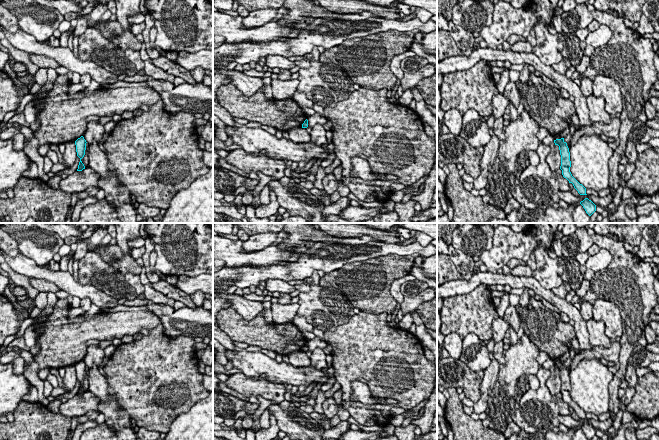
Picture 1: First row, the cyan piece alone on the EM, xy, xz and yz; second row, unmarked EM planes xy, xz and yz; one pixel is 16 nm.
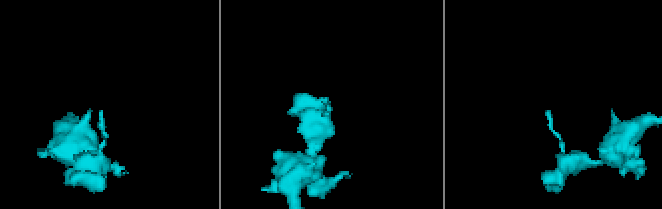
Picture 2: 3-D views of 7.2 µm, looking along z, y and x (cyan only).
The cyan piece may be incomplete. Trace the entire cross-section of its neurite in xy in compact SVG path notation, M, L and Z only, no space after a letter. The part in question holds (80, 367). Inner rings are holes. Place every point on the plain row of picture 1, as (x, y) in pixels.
M81 360L80 362L78 362L75 365L75 369L76 369L76 376L77 376L77 380L80 382L80 386L78 389L78 393L77 395L82 395L83 393L85 393L84 388L82 387L81 383L84 381L85 379L85 374L86 374L86 364L84 363L83 360Z

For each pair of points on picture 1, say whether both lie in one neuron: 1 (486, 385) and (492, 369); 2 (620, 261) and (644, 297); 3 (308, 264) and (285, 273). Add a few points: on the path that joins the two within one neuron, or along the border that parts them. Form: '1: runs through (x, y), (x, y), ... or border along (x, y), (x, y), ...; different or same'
1: runs through (488, 381), (490, 373); same
2: runs through (630, 267), (637, 276), (637, 282), (640, 287); same
3: runs through (302, 268), (291, 271); same

